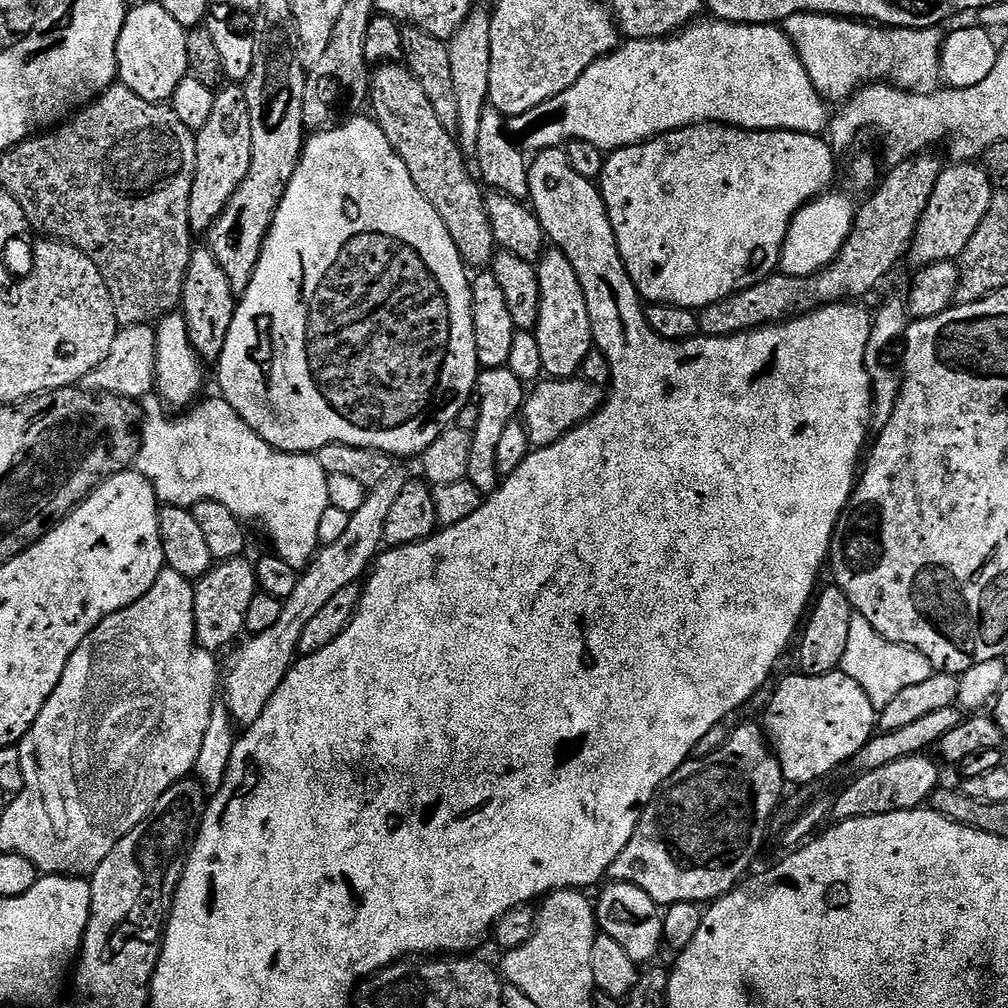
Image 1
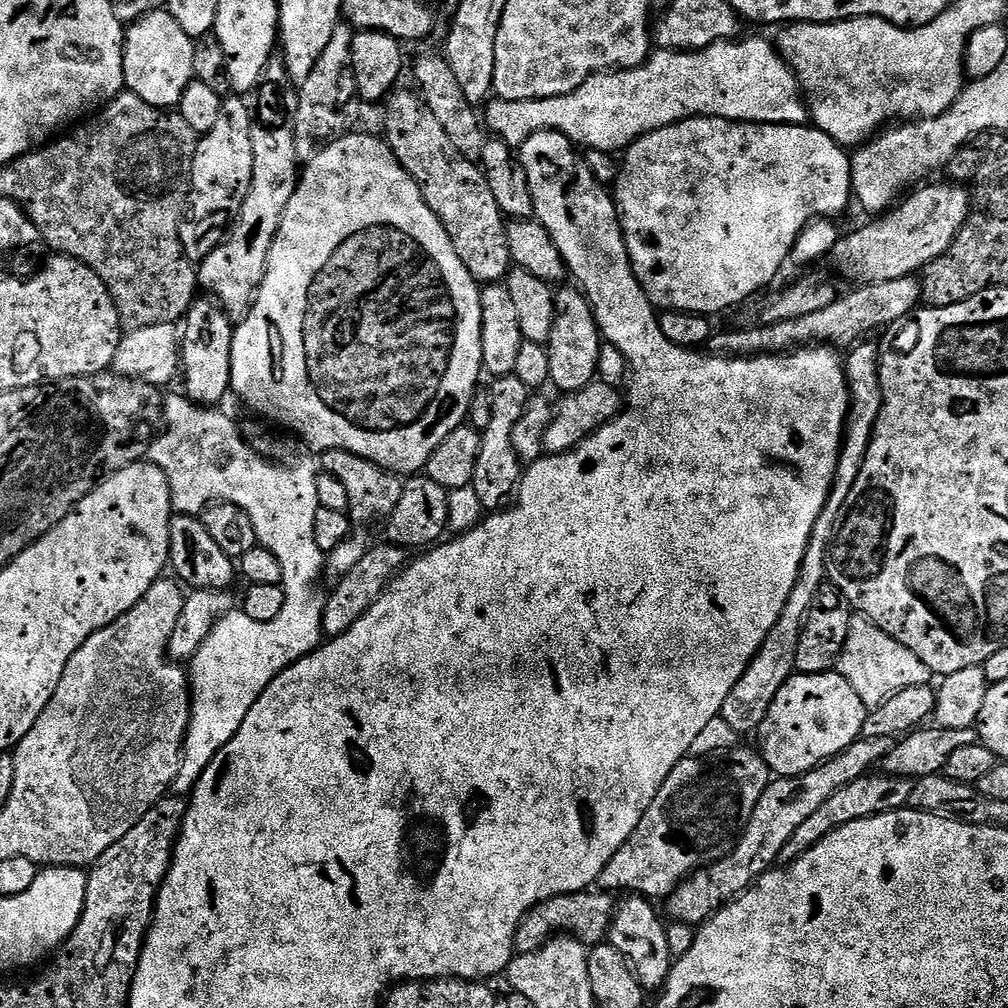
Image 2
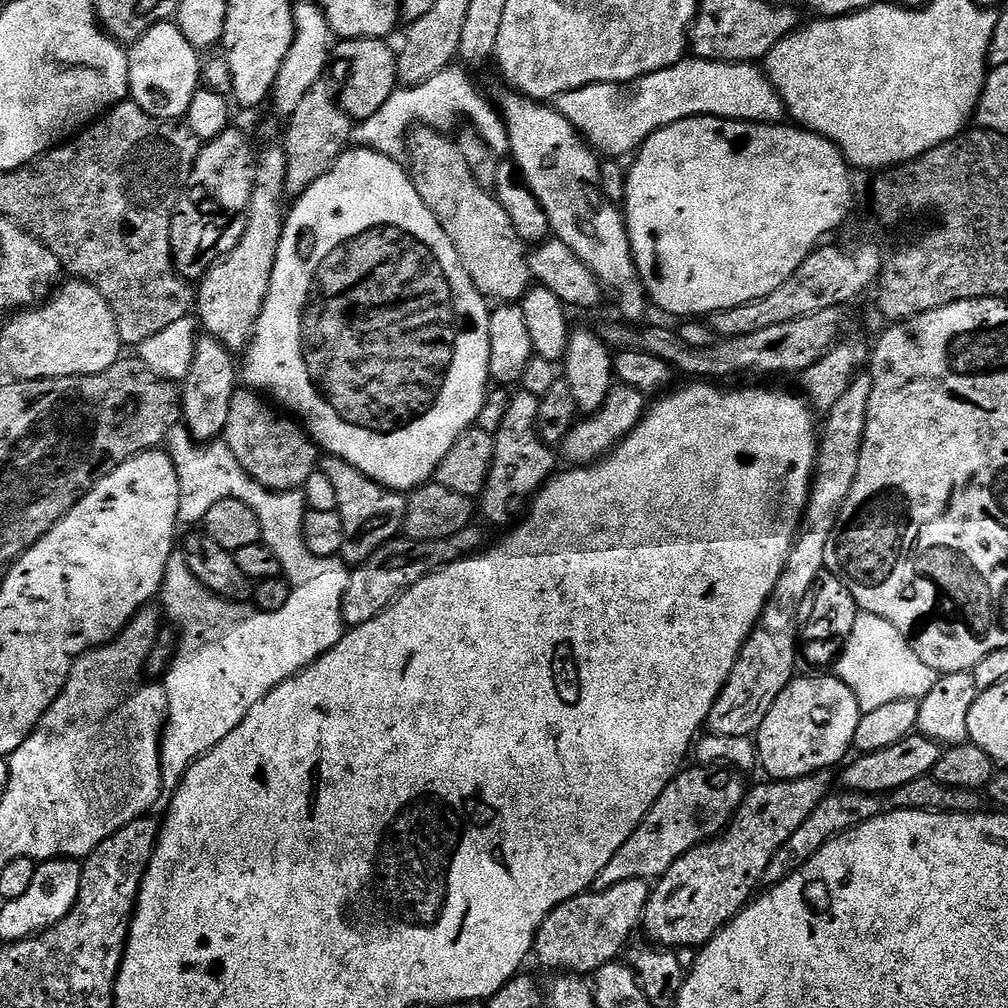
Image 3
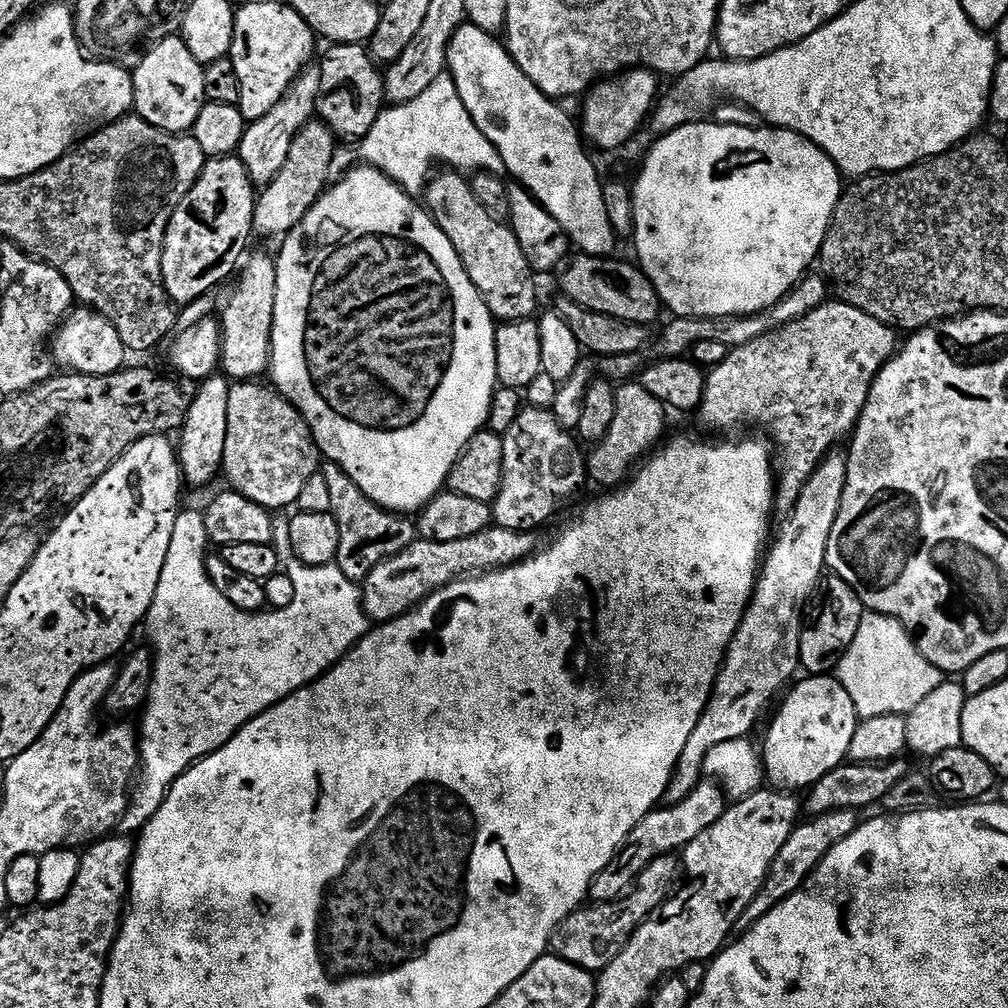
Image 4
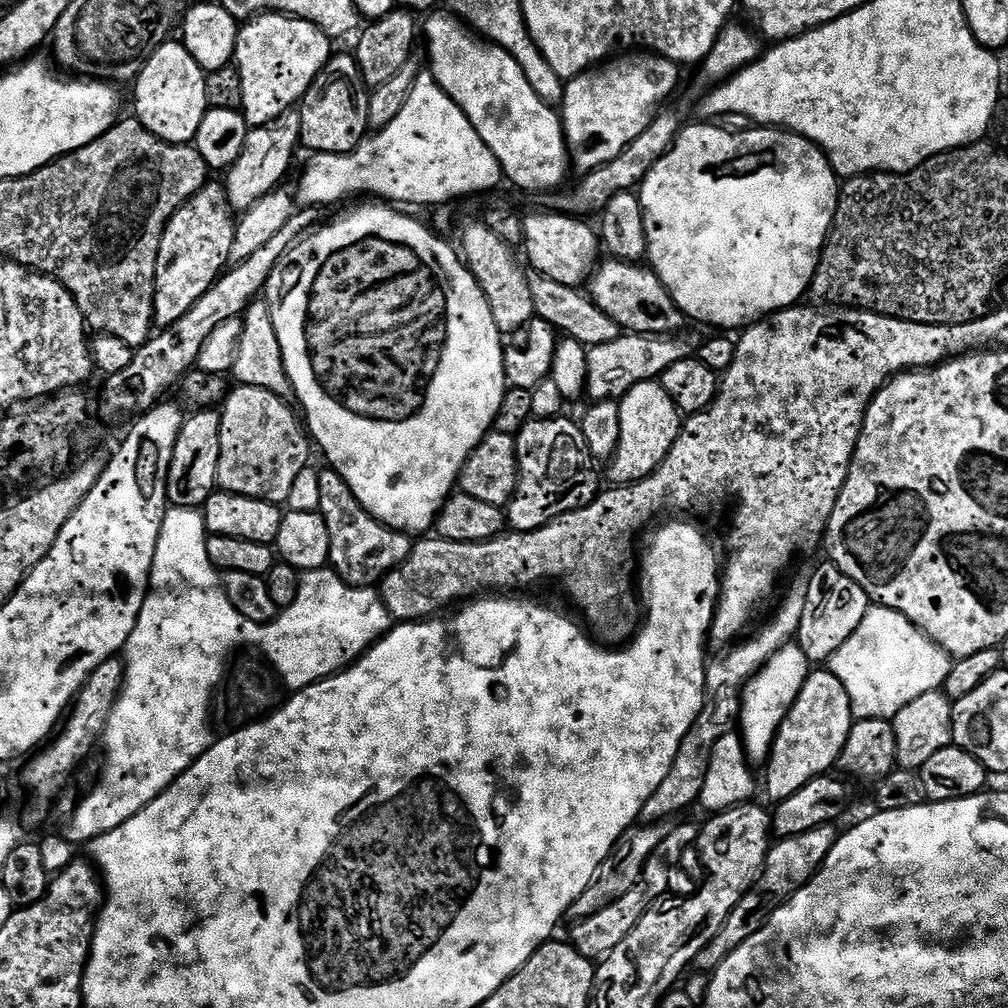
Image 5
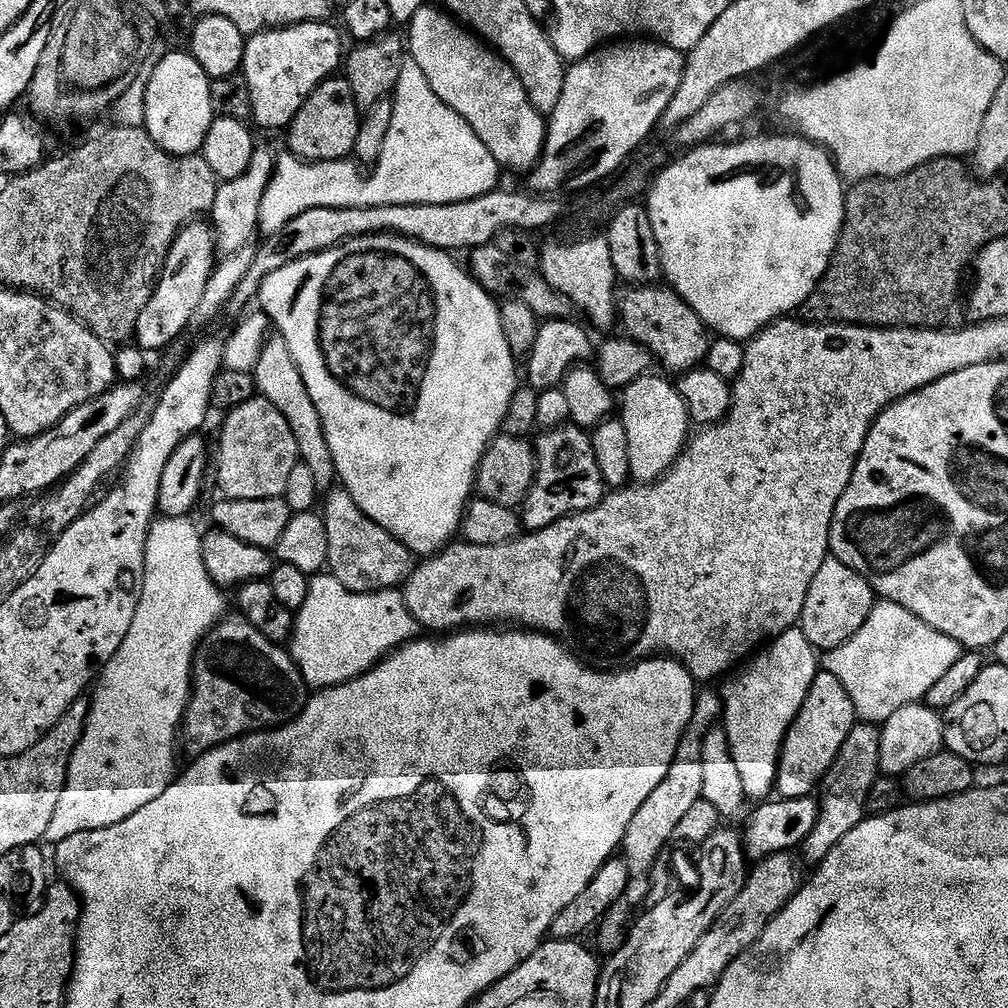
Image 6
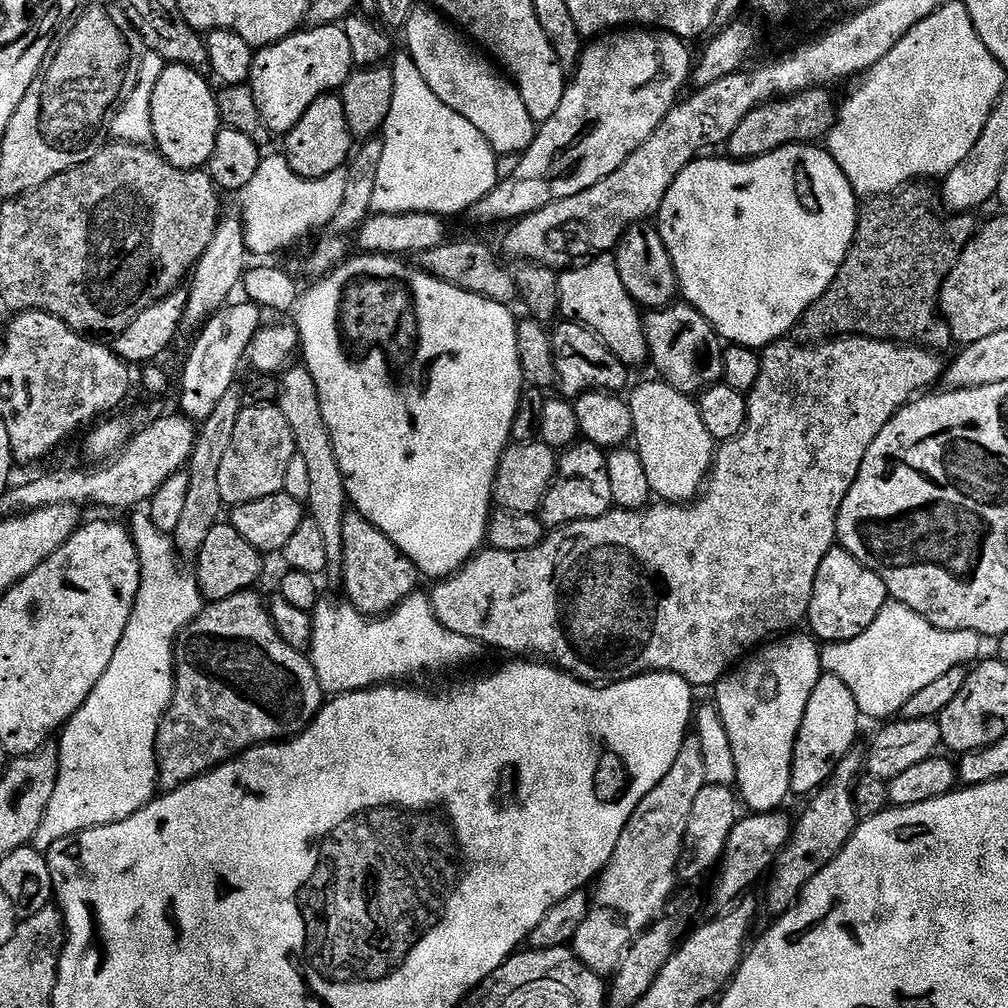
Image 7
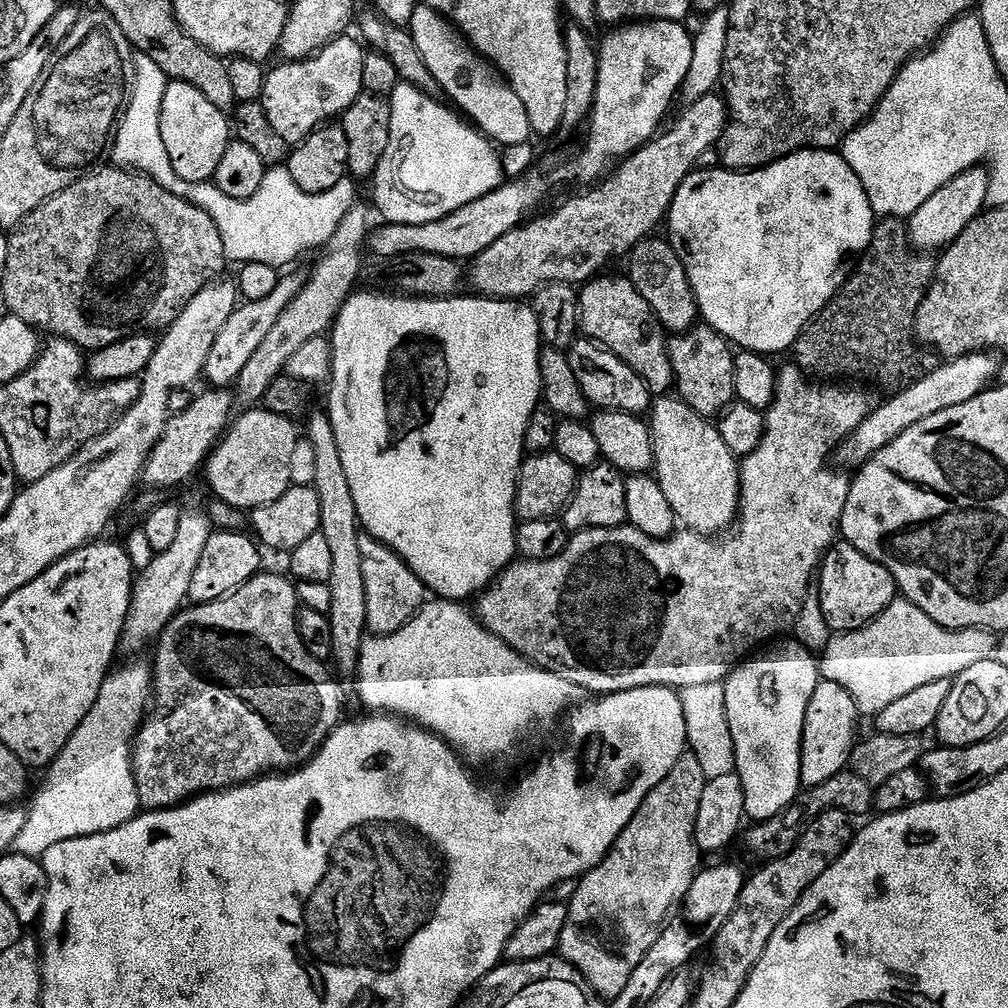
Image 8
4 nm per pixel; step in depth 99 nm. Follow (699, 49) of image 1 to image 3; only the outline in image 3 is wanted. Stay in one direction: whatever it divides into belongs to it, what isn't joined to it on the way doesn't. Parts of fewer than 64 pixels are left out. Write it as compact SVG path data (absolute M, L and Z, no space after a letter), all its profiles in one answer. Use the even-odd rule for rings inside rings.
M685 58L666 70L644 76L627 90L618 84L591 84L573 92L557 96L554 101L557 112L563 114L575 126L577 133L601 157L631 157L658 130L691 116L718 116L722 120L747 120L754 124L779 123L785 111L780 96L774 90L768 77L755 63L726 64L718 60L697 60ZM449 66L421 85L412 88L397 87L378 114L359 121L352 129L351 143L357 148L369 148L379 156L388 156L399 161L405 155L406 145L413 128L423 126L445 134L451 133L456 124L456 116L465 112L470 119L476 120L475 127L489 141L497 140L502 146L508 144L508 134L502 123L499 111L488 100L480 100L480 92L472 85L472 80L457 66Z

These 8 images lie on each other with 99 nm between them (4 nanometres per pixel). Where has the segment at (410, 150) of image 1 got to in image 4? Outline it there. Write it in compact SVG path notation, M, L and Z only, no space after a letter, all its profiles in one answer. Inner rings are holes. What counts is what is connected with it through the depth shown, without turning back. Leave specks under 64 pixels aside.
M456 170L437 171L422 193L422 204L442 234L450 238L450 246L454 246L462 258L466 274L470 274L470 282L474 282L478 294L482 294L490 314L500 322L533 319L537 315L537 277L526 254L522 254L522 246L518 246L518 238L511 227L490 218L485 207L475 198L469 181Z

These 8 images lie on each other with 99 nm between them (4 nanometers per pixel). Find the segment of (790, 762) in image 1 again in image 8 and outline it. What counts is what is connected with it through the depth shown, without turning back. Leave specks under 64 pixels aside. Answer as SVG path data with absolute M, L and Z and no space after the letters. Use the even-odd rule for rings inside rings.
M821 679L806 707L805 728L802 730L800 783L804 788L822 786L822 782L830 782L834 774L849 767L852 750L858 743L856 719L858 713L852 695L838 686L838 682Z

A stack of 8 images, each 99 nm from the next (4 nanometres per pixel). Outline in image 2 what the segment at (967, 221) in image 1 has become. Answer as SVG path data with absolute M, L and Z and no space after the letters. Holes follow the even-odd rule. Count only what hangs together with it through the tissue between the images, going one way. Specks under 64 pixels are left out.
M956 182L947 183L928 184L925 188L918 189L913 196L905 195L899 201L900 208L893 207L873 219L873 224L868 224L849 236L841 235L832 247L830 260L840 267L840 272L846 279L856 280L852 282L857 285L894 282L898 278L923 273L939 256L952 250L954 238L972 211L969 189Z

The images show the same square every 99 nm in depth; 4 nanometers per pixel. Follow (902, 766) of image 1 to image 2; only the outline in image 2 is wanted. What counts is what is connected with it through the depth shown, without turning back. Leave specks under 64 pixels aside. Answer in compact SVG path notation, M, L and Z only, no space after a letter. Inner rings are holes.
M869 774L850 782L850 786L842 786L842 790L838 790L833 796L826 798L826 802L822 802L822 806L818 806L818 810L814 810L814 814L810 814L810 818L806 818L806 822L802 822L802 826L798 826L798 830L794 830L790 842L786 842L786 846L782 846L779 863L781 865L794 863L799 856L806 854L806 850L818 846L818 842L822 838L826 838L826 834L830 834L850 822L909 807L908 799L912 793L912 786L913 781L911 780L883 774Z

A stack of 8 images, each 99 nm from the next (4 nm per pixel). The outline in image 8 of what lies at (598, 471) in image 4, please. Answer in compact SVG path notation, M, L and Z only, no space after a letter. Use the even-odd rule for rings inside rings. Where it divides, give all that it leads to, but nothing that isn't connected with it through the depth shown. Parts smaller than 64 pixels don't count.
M672 394L661 395L659 399L653 403L650 409L650 417L651 416L650 431L652 434L652 449L654 450L654 458L656 459L654 475L656 481L662 486L662 494L666 494L666 502L670 502L677 521L679 521L685 529L694 532L702 532L705 534L727 533L729 529L733 527L735 516L740 511L740 464L738 463L737 456L726 446L726 442L722 442L722 434L720 433L719 427L717 427L715 423L709 422L705 417L698 415L689 404L685 404L683 400Z

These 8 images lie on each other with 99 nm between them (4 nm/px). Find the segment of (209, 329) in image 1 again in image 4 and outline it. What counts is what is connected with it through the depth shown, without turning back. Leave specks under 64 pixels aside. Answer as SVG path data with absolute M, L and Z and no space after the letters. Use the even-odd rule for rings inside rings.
M213 374L196 389L196 397L179 433L178 459L183 483L192 488L204 488L215 476L221 475L226 450L226 418L230 402L230 380L223 374Z

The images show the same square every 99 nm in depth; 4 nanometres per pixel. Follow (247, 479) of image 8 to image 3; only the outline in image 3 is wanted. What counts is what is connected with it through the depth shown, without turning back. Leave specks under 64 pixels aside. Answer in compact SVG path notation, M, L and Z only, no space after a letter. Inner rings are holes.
M238 390L230 402L230 418L226 418L222 440L230 446L230 454L234 454L238 466L263 488L269 492L295 492L303 489L310 474L317 471L318 449L295 419L279 414L284 415L263 395L252 390Z

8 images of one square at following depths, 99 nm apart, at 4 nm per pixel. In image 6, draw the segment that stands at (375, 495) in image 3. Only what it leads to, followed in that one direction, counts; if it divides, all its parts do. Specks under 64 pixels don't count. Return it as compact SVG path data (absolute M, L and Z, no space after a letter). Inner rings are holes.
M333 487L323 497L322 515L326 522L326 542L328 543L327 571L334 578L338 578L338 582L342 582L342 586L346 586L346 590L381 592L387 588L399 589L408 581L410 574L416 569L417 557L406 546L402 546L402 542L398 542L398 538L394 538L386 530L382 530L382 526L378 526L378 522L369 518L344 487Z

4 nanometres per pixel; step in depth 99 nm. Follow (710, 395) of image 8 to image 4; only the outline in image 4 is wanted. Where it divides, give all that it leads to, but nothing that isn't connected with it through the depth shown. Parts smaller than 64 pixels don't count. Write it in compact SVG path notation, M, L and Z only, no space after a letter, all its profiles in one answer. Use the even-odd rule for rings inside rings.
M577 255L577 260L569 259L563 265L564 273L560 276L560 288L563 295L575 304L580 304L584 308L594 310L598 314L610 314L610 318L622 318L622 322L634 322L645 326L652 326L652 323L659 318L662 313L660 295L654 290L650 278L635 263L627 264L624 260L609 258L607 256L585 256Z

